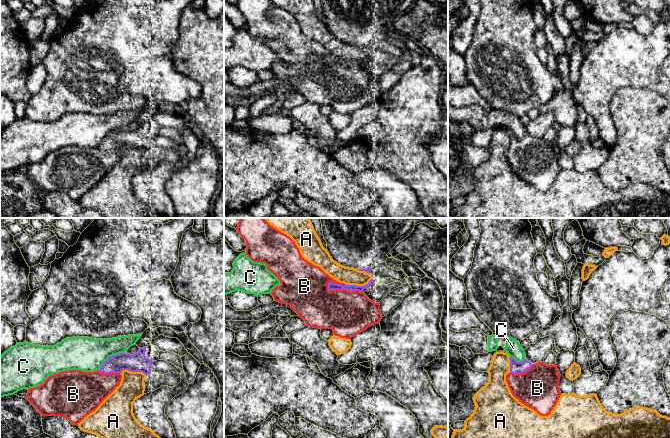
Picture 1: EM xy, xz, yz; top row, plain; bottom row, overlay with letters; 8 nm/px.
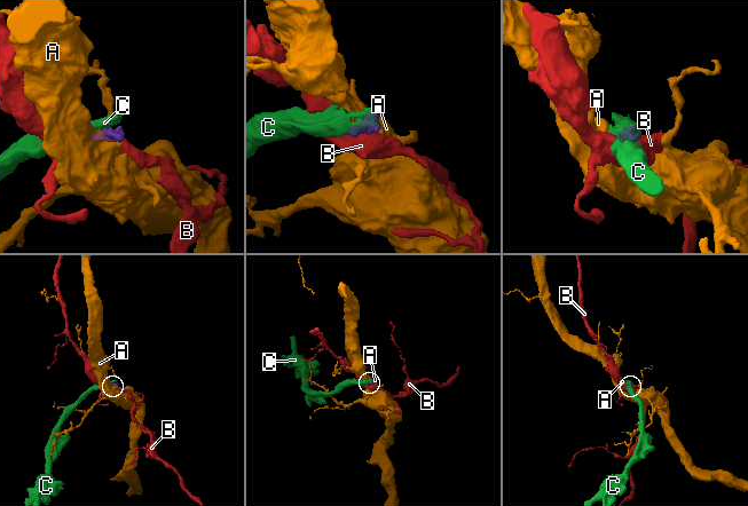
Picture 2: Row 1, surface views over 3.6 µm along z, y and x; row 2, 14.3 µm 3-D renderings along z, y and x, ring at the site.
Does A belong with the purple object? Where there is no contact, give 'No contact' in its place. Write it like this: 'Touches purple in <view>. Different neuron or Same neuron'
Touches purple in xz. Different neuron

